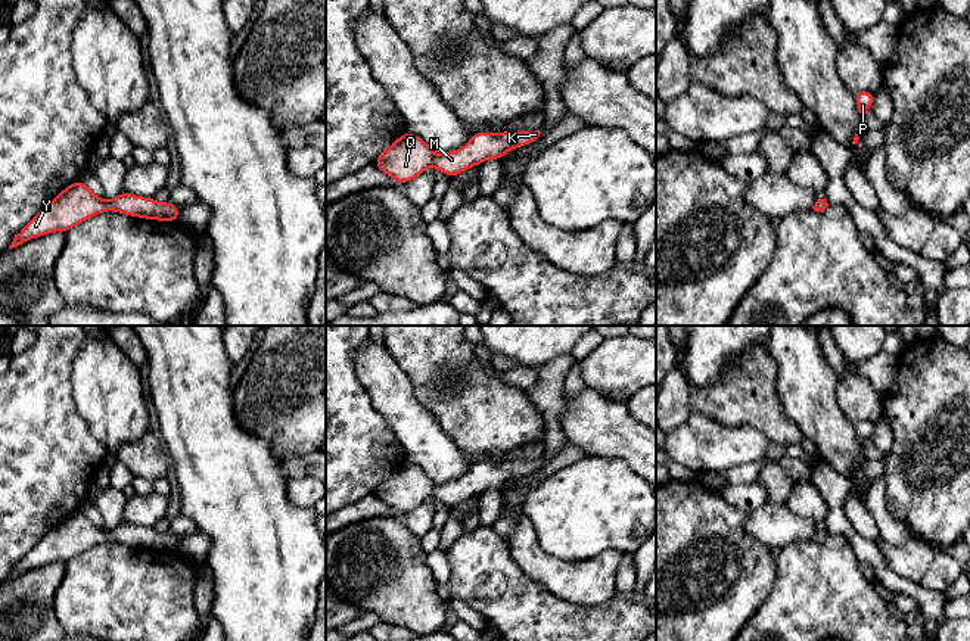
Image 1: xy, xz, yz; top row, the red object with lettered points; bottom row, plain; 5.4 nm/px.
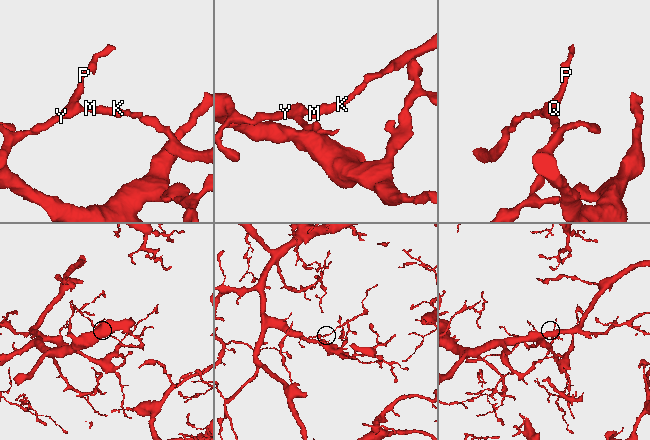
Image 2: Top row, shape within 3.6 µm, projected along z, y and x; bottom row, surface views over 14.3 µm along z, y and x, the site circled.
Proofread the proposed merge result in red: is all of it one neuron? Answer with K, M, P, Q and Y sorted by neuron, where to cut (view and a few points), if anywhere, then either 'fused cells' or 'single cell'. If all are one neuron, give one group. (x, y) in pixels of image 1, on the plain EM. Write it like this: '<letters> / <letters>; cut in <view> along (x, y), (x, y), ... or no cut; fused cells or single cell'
K M P Q Y; no cut; single cell

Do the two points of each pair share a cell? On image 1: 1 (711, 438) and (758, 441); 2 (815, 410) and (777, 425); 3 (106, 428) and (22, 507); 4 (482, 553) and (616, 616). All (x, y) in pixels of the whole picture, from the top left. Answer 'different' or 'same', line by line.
1: same
2: different
3: different
4: same

